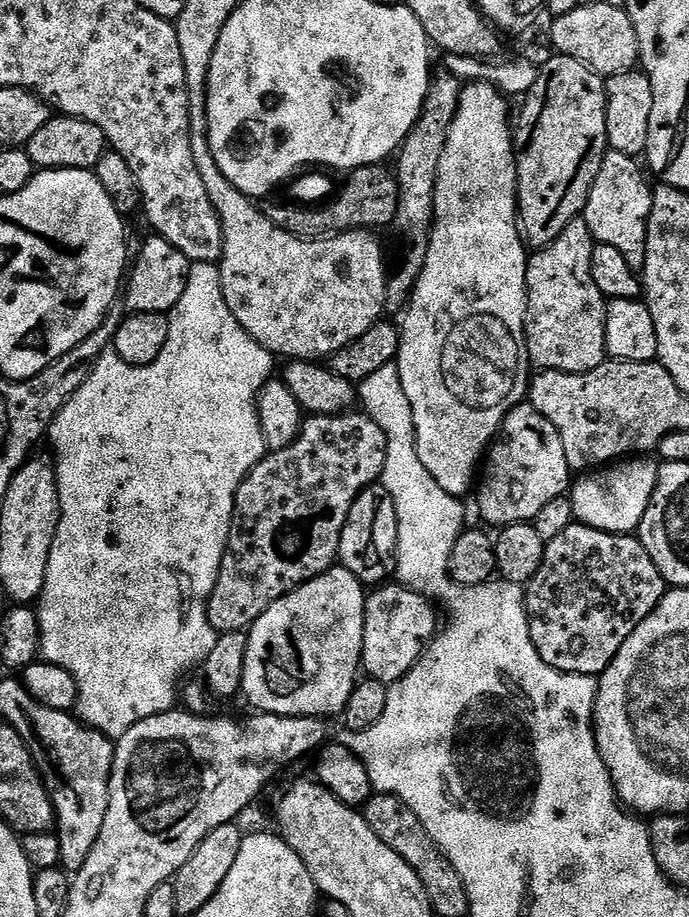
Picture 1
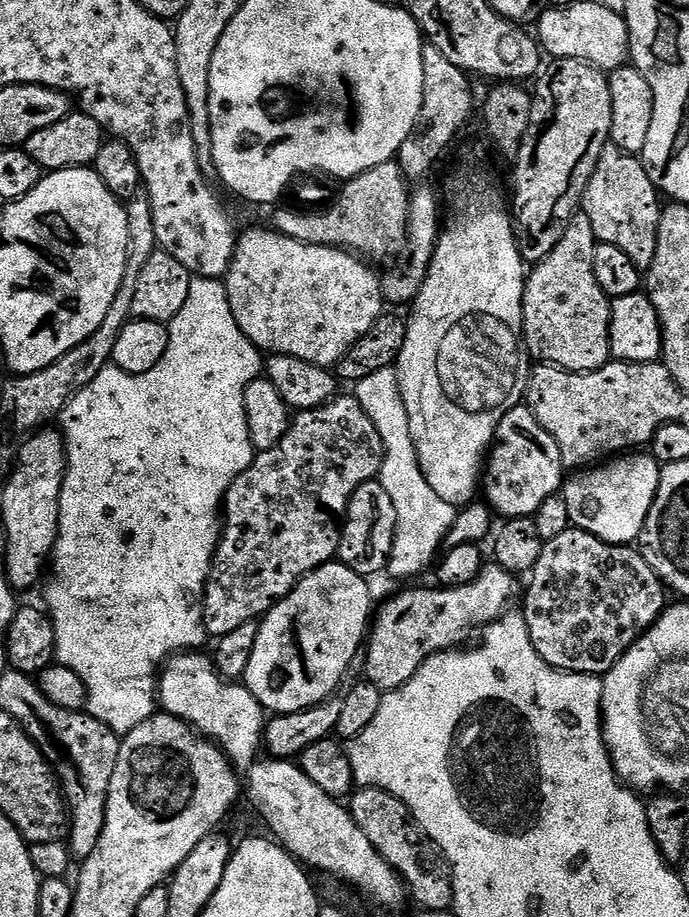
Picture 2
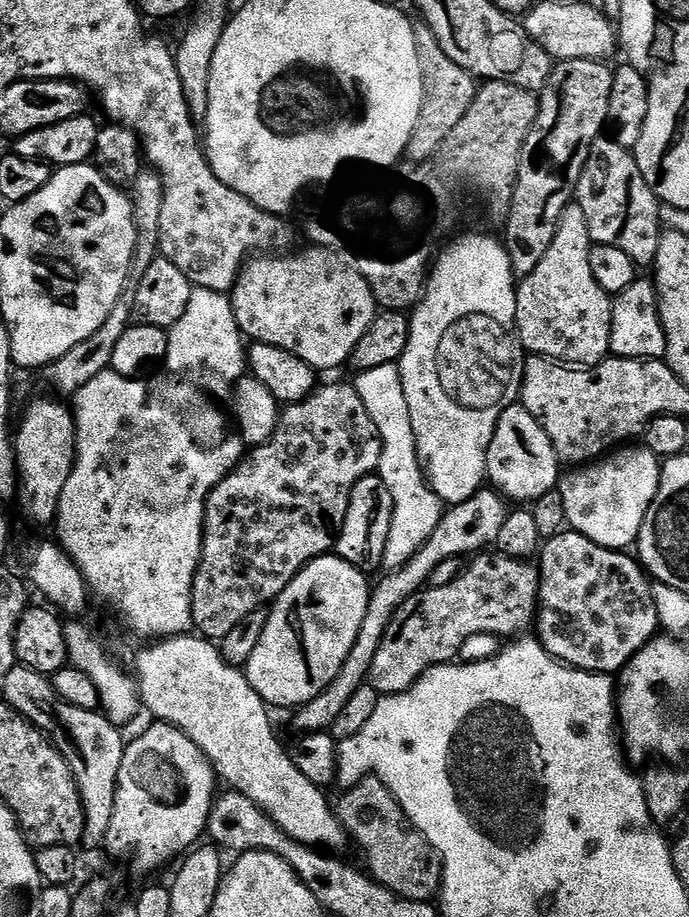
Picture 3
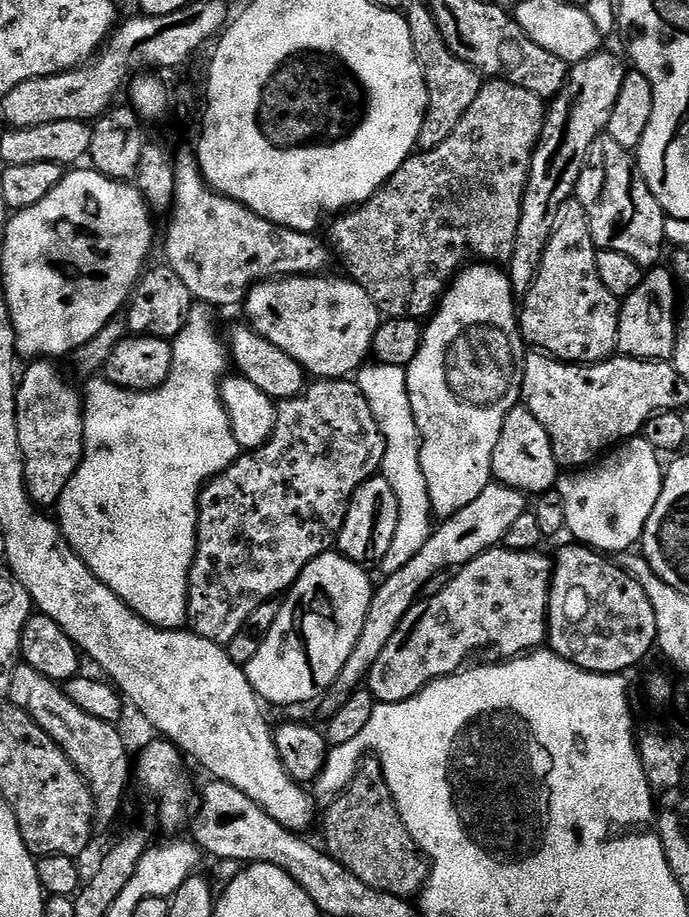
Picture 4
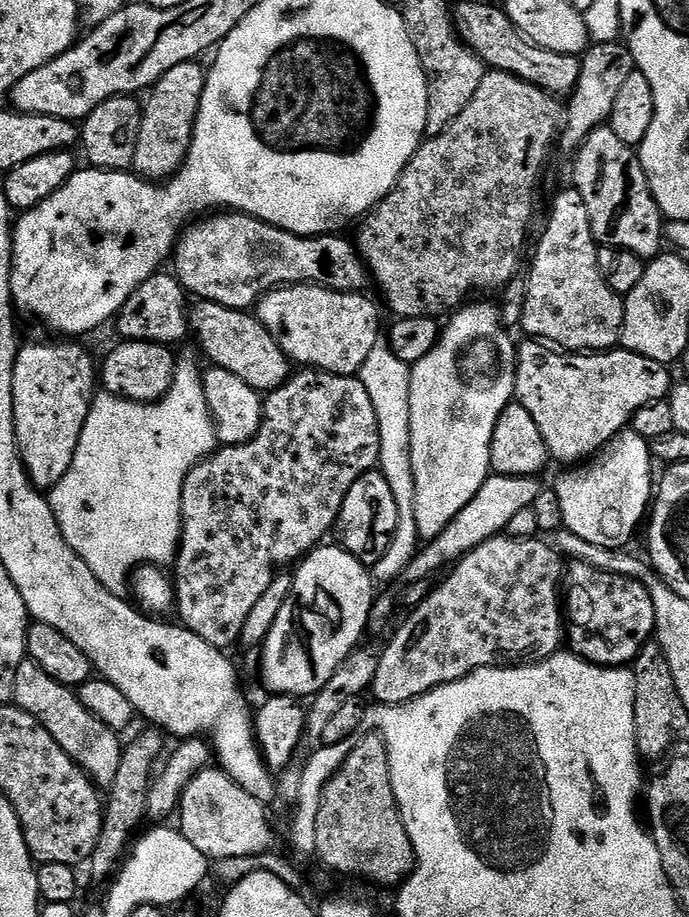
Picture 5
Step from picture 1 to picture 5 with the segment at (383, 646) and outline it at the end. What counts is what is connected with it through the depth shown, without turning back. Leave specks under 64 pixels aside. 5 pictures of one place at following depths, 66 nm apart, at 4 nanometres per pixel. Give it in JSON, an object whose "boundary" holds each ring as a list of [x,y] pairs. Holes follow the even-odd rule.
{"boundary":[[[501,534],[490,538],[482,546],[478,546],[474,550],[467,552],[466,555],[461,556],[451,571],[443,577],[445,580],[438,584],[438,586],[433,587],[432,593],[417,608],[413,608],[407,613],[408,617],[405,618],[400,629],[396,633],[394,633],[395,631],[391,633],[391,636],[393,635],[392,641],[385,646],[384,652],[381,651],[379,653],[378,674],[374,674],[374,682],[370,689],[371,695],[376,695],[377,701],[375,703],[380,706],[408,704],[412,700],[426,695],[430,690],[434,690],[438,686],[446,686],[447,684],[458,682],[472,672],[477,672],[480,668],[527,666],[541,660],[548,660],[561,651],[562,645],[566,640],[566,616],[562,611],[562,585],[566,580],[566,564],[560,553],[556,551],[551,543],[543,544],[540,540],[543,539],[519,540],[518,538],[510,538],[506,534]]]}

